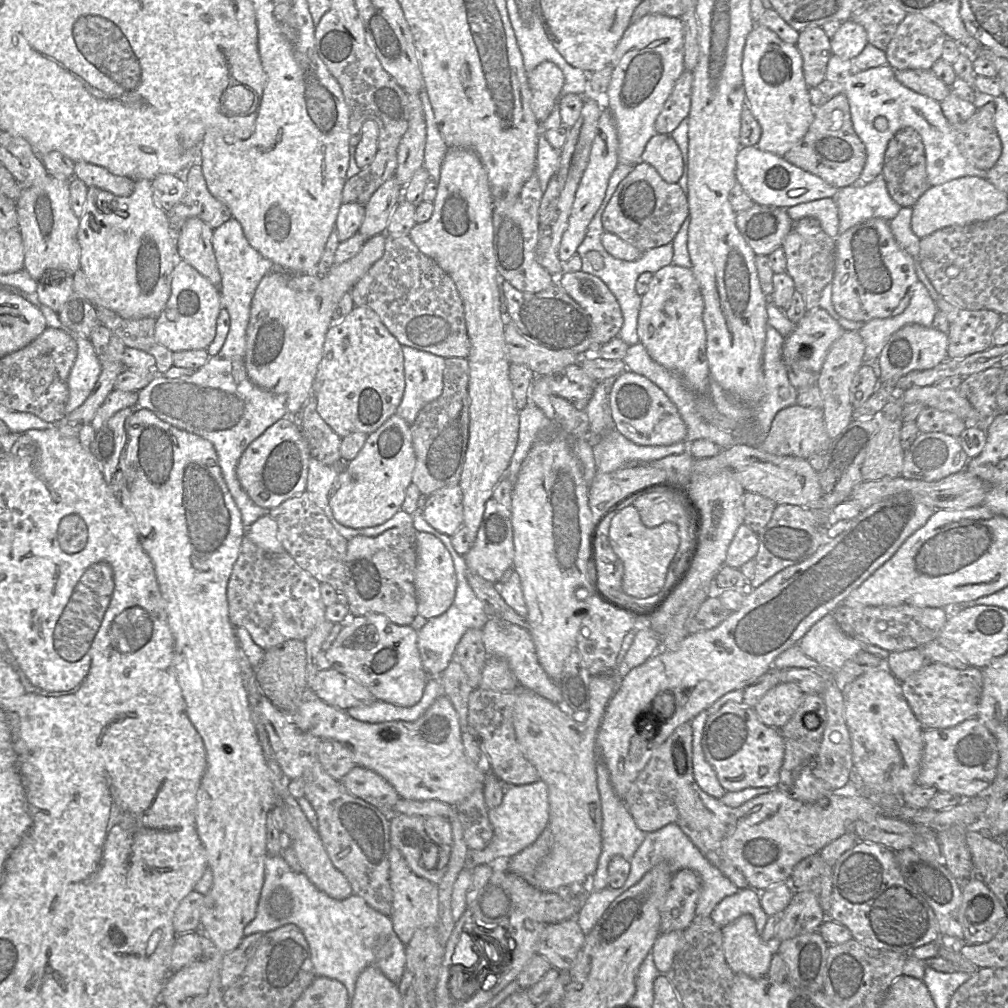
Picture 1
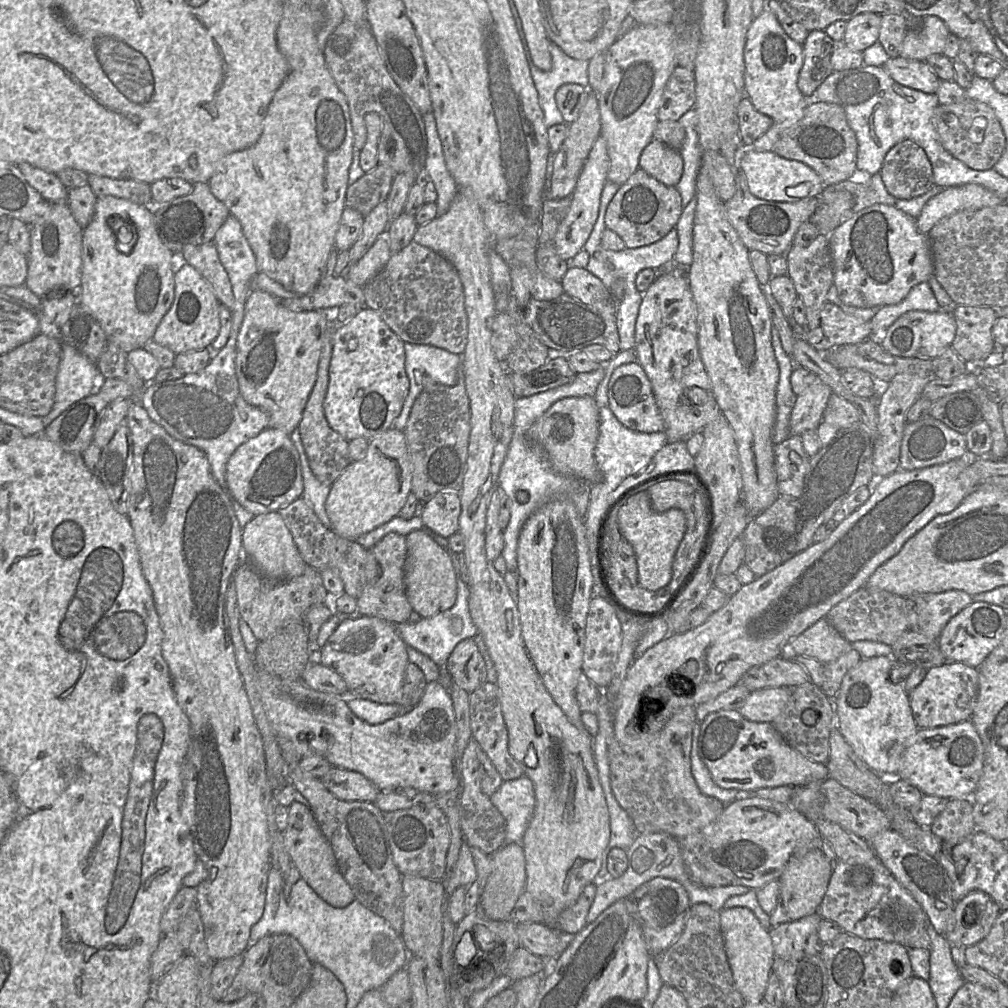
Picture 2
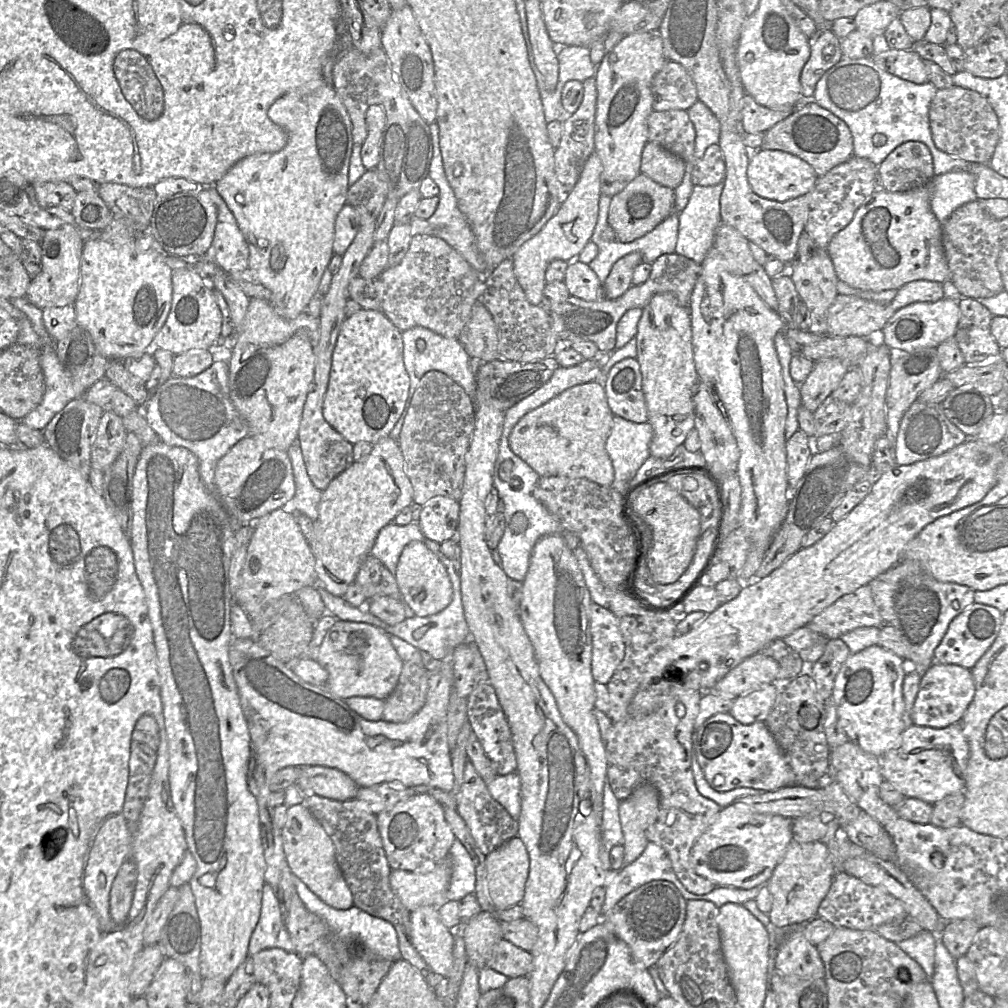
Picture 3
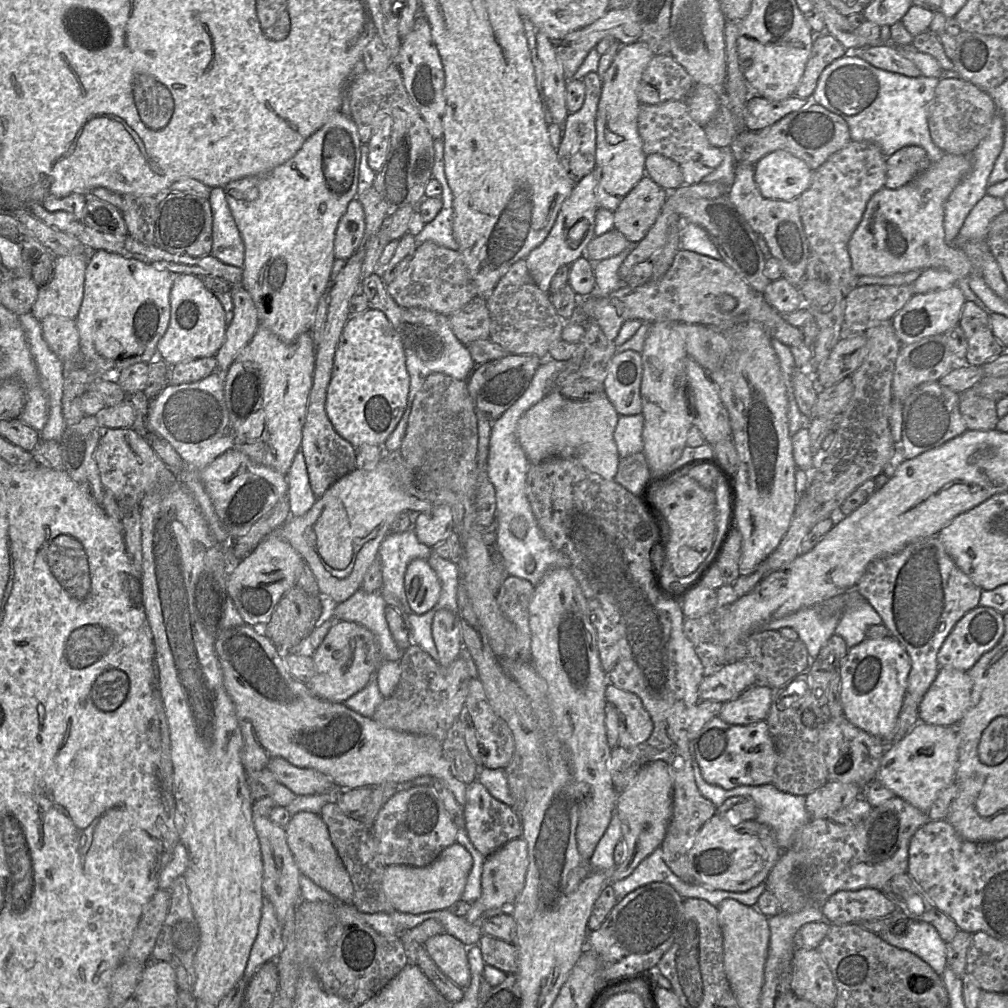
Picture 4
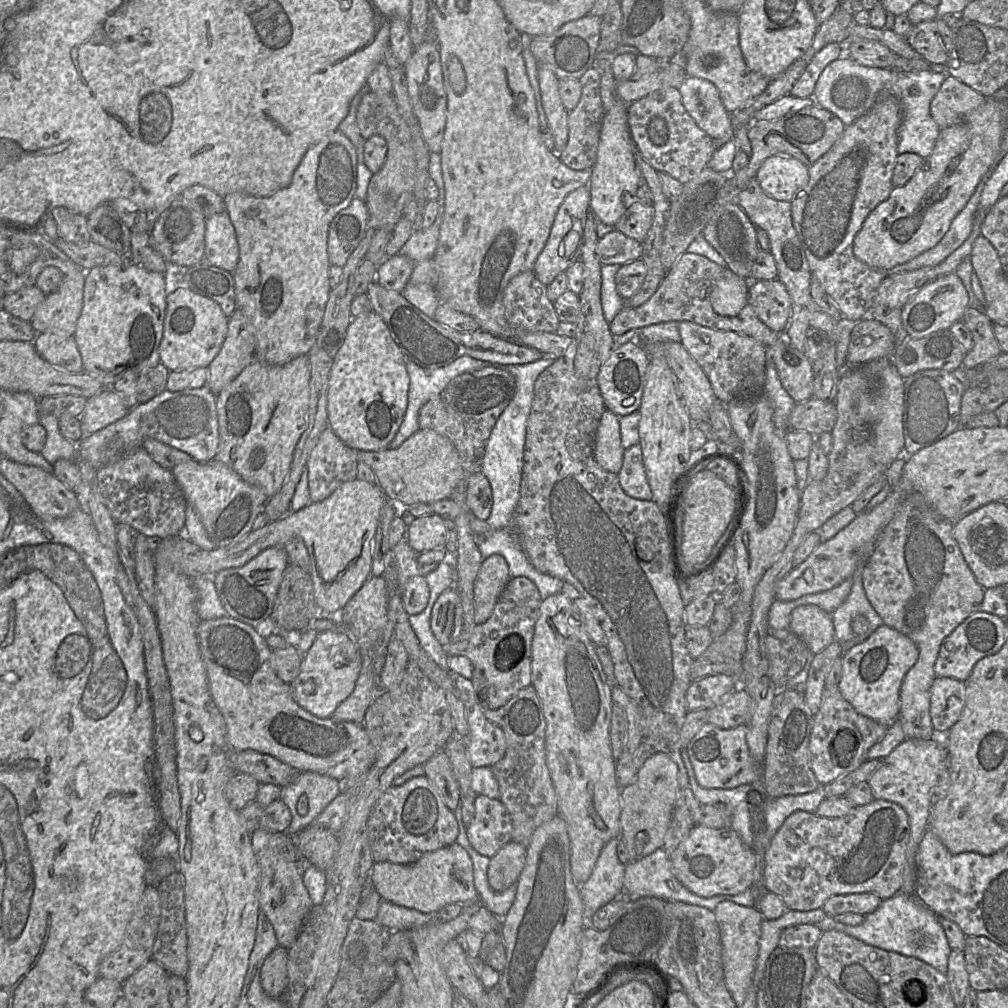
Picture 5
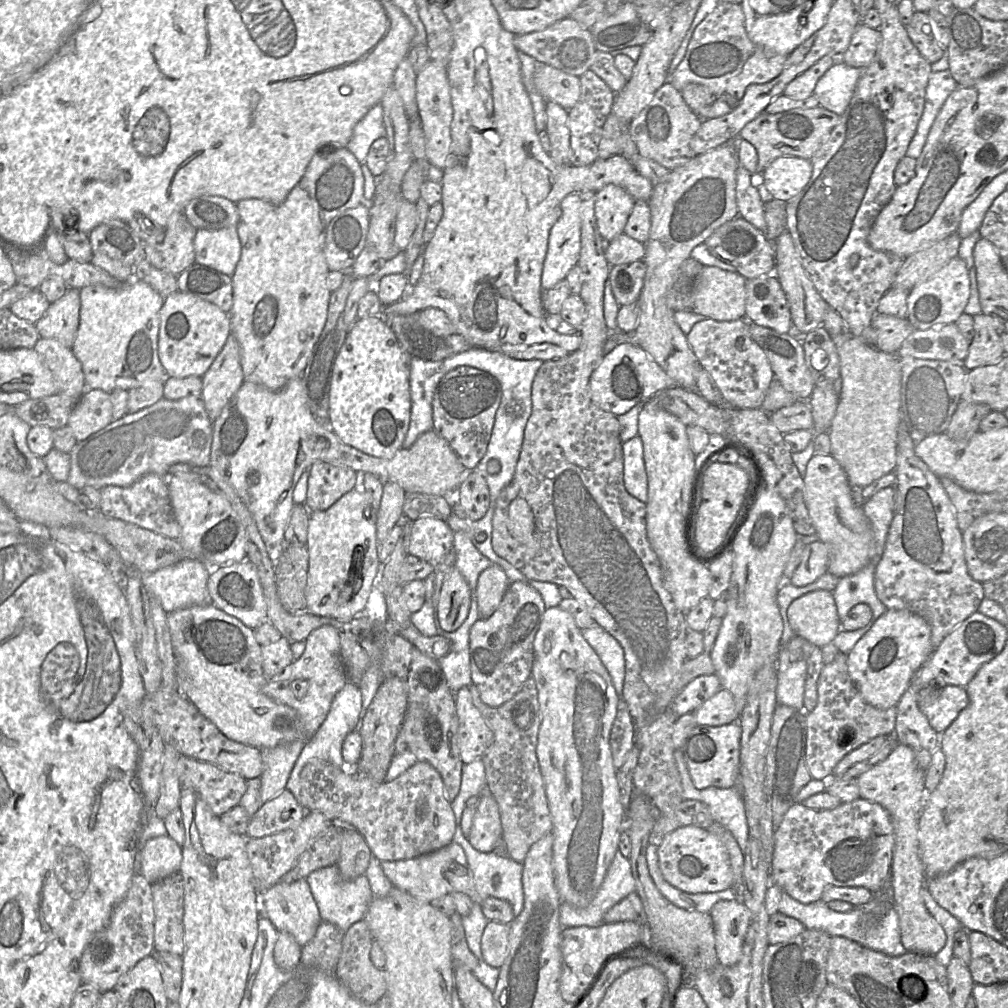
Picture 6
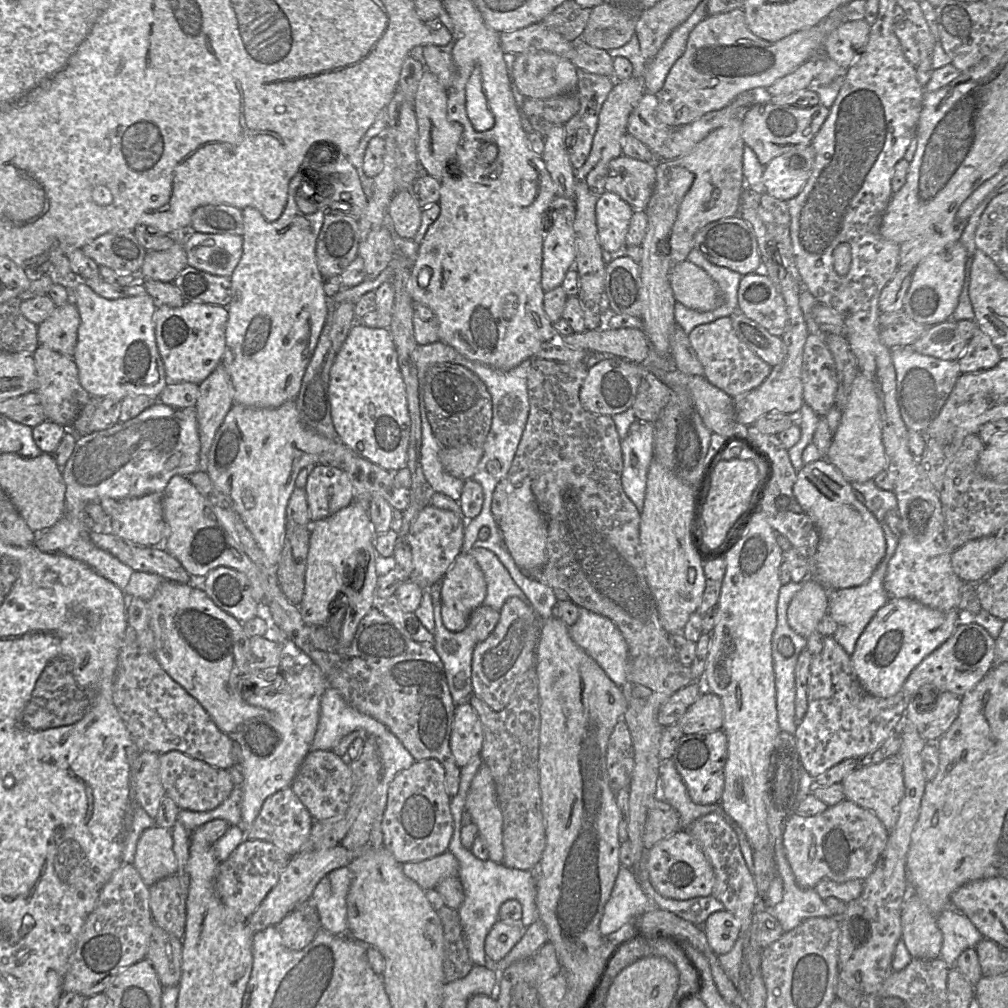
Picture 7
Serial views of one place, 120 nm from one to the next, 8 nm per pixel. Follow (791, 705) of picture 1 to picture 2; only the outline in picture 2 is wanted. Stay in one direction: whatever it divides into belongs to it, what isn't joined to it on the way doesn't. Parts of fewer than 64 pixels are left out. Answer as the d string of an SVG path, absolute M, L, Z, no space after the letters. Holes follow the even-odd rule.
M769 687L751 691L739 711L748 720L772 723L788 703L791 689Z

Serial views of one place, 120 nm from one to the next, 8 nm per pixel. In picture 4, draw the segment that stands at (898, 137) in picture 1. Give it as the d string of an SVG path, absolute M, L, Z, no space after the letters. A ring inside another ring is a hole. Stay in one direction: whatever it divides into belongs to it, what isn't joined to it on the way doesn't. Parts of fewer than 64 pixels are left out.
M915 145L903 147L887 157L884 188L898 189L916 178L931 165L926 151Z

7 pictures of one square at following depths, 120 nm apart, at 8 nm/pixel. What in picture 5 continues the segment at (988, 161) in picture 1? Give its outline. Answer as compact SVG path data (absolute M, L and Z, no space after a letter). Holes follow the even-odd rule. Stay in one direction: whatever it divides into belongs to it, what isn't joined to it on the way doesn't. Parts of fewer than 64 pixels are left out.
M947 76L930 104L930 113L940 130L964 120L986 97L960 80Z

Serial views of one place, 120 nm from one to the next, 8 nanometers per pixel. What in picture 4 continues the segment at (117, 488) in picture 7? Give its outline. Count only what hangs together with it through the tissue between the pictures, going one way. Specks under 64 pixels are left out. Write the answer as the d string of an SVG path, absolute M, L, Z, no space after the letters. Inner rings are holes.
M215 371L192 383L167 384L157 397L150 399L147 426L151 434L166 439L185 462L177 478L192 493L213 537L220 544L233 543L234 540L220 522L199 477L203 468L234 447L234 430L224 397L224 373Z

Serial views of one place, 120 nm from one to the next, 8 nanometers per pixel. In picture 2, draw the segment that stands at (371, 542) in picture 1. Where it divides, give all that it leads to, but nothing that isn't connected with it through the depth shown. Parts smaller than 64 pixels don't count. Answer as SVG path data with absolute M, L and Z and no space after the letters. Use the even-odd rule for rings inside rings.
M388 533L369 550L381 566L380 578L366 586L357 601L359 615L373 616L384 619L392 624L404 623L409 620L412 607L407 599L404 583L404 566L407 556L406 536Z

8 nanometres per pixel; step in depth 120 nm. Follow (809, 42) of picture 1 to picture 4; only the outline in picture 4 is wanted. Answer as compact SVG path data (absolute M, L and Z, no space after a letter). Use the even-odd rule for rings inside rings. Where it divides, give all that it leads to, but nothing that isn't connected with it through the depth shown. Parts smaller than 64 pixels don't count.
M828 33L815 34L810 57L795 91L795 95L810 98L822 71L836 59L847 55L847 49Z

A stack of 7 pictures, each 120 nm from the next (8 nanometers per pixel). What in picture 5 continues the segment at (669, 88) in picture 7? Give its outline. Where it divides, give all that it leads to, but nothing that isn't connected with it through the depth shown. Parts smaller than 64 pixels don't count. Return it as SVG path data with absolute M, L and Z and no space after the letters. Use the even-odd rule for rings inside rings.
M713 12L704 33L704 41L684 61L683 67L687 76L703 78L714 84L730 114L760 95L771 81L747 66L739 45L738 14L734 13Z

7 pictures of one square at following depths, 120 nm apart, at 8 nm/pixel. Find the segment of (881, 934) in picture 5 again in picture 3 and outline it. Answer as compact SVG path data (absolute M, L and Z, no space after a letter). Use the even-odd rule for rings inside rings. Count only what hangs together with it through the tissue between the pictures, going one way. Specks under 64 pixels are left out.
M923 930L911 938L896 943L904 953L922 967L928 980L932 978L935 969L936 937L938 936Z

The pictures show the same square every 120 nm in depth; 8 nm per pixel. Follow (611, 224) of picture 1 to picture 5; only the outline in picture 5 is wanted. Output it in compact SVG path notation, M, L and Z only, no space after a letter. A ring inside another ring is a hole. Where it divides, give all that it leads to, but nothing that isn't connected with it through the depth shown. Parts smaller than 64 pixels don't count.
M640 185L625 213L615 225L624 235L643 243L653 221L653 199L650 190Z

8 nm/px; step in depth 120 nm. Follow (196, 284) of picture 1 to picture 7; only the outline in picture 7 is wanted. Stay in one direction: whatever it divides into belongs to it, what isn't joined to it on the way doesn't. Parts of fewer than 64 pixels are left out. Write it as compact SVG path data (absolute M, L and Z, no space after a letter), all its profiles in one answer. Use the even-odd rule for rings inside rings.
M186 301L182 307L166 305L154 314L156 344L168 382L199 385L222 363L226 345L227 307Z

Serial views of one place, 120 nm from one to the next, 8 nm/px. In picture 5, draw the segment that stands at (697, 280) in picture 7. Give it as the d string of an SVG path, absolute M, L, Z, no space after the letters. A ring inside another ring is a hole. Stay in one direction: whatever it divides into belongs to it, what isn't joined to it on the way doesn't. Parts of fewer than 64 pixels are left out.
M725 269L709 292L713 310L720 316L735 317L748 303L750 281Z

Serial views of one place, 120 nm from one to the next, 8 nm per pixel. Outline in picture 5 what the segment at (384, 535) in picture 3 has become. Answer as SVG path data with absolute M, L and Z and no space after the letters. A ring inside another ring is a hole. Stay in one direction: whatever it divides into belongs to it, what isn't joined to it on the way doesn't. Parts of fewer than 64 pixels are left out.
M406 539L401 540L391 549L392 561L395 563L398 572L397 581L402 593L402 600L405 585L411 577L424 577L434 571L439 564L421 565L417 560L418 554L410 547Z

